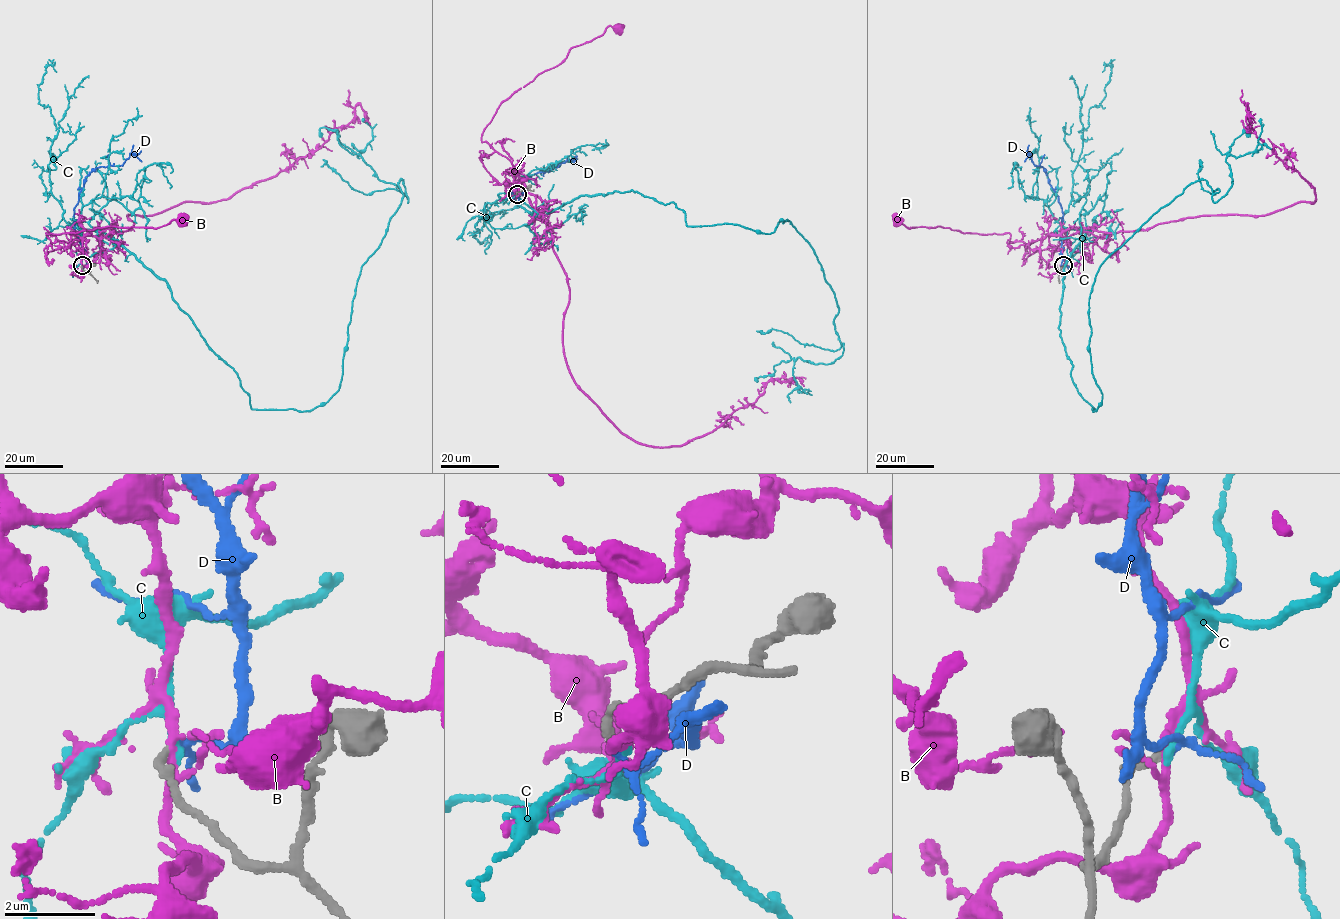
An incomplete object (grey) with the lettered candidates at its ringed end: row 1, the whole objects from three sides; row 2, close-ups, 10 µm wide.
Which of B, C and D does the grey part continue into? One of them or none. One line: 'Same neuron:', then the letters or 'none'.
Same neuron: C

